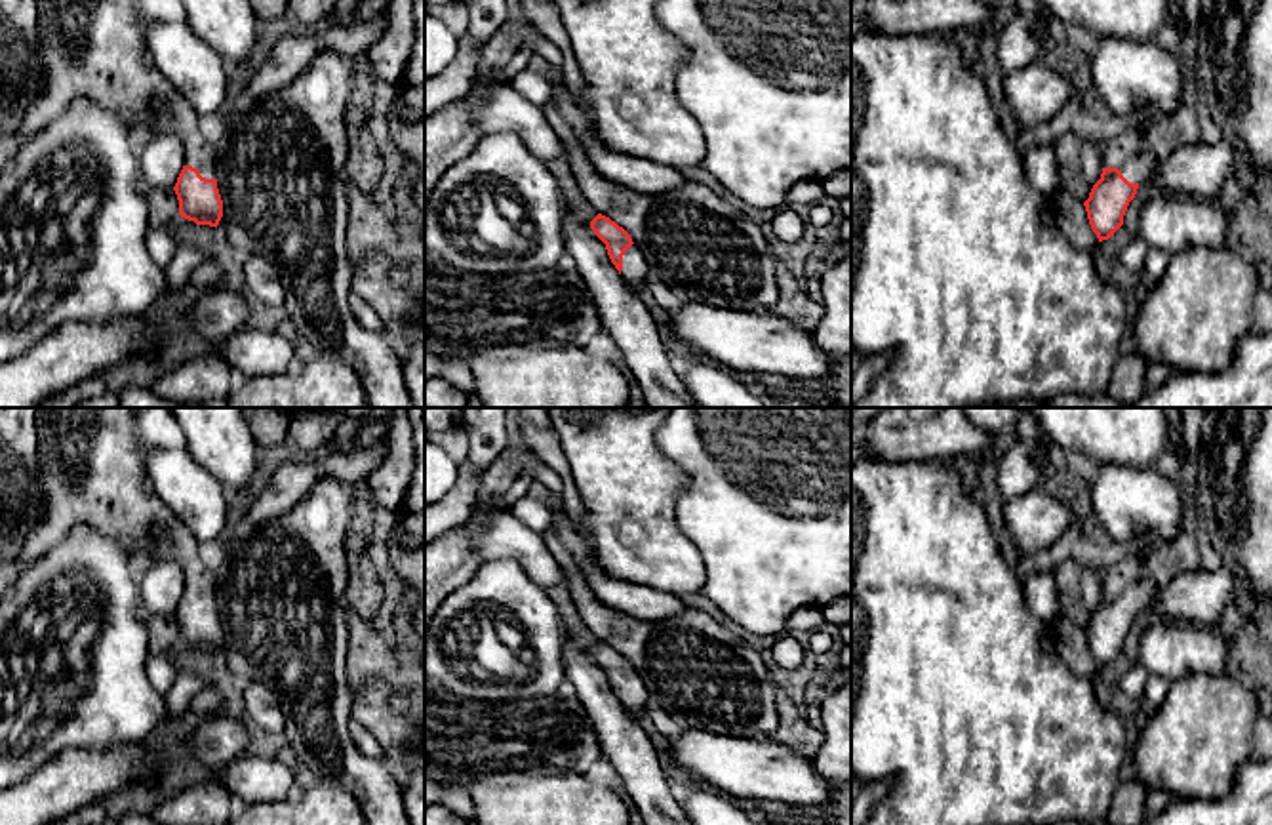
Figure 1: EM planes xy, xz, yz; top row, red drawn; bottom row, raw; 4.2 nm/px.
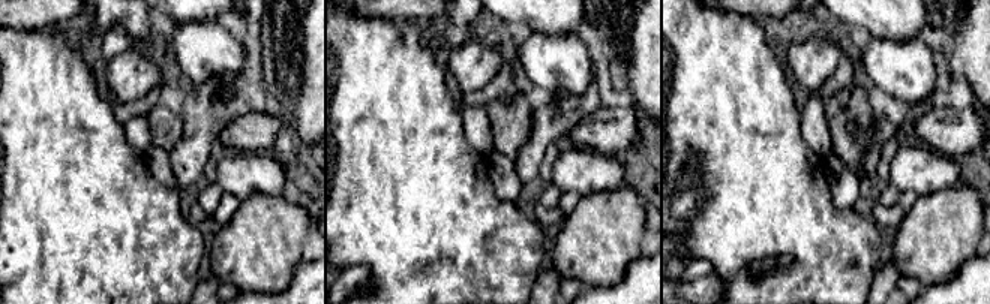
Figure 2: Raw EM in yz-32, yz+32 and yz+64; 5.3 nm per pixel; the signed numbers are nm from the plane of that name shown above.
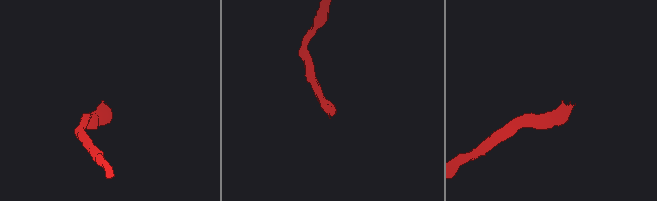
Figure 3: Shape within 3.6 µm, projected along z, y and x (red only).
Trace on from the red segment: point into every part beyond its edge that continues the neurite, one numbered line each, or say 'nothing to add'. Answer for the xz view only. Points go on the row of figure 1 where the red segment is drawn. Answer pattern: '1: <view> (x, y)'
1: xz (635, 269)

